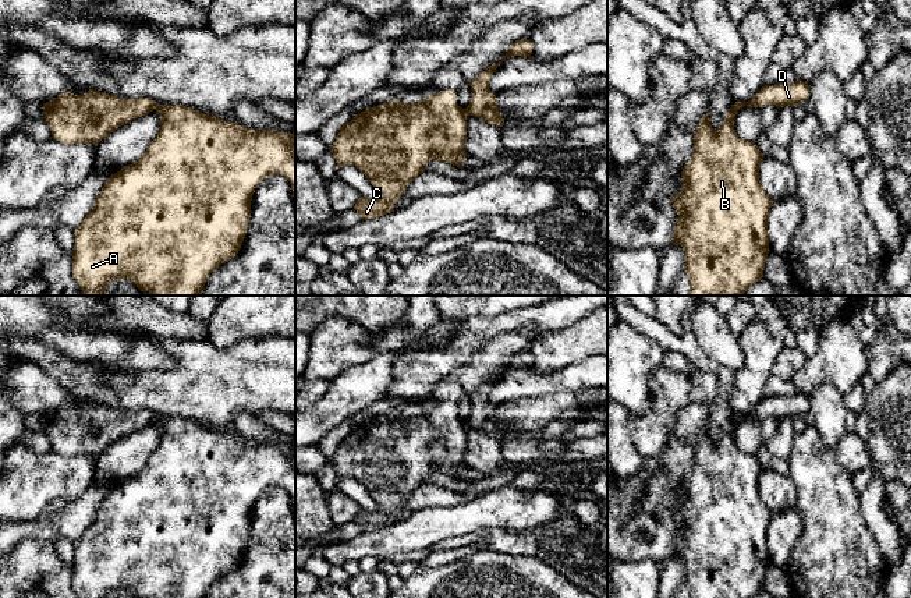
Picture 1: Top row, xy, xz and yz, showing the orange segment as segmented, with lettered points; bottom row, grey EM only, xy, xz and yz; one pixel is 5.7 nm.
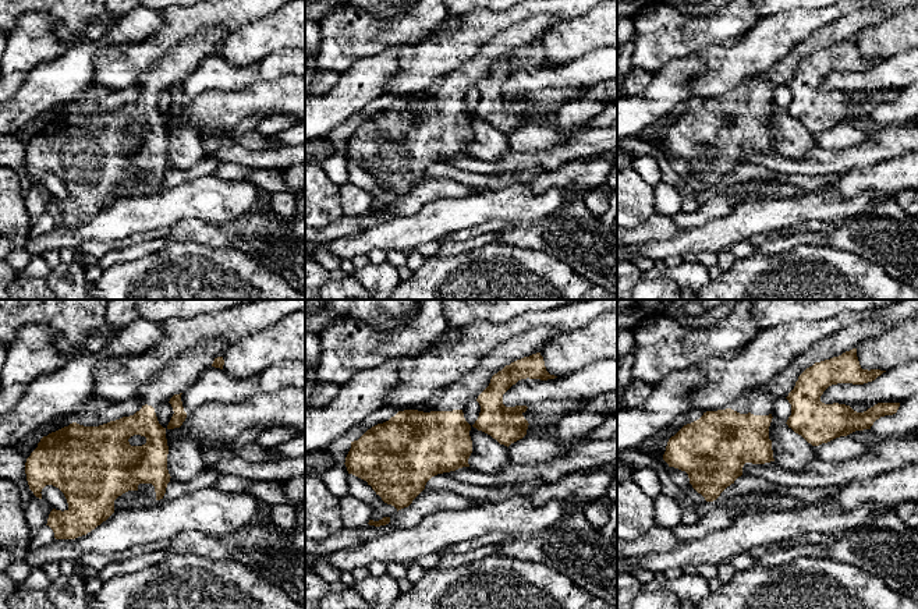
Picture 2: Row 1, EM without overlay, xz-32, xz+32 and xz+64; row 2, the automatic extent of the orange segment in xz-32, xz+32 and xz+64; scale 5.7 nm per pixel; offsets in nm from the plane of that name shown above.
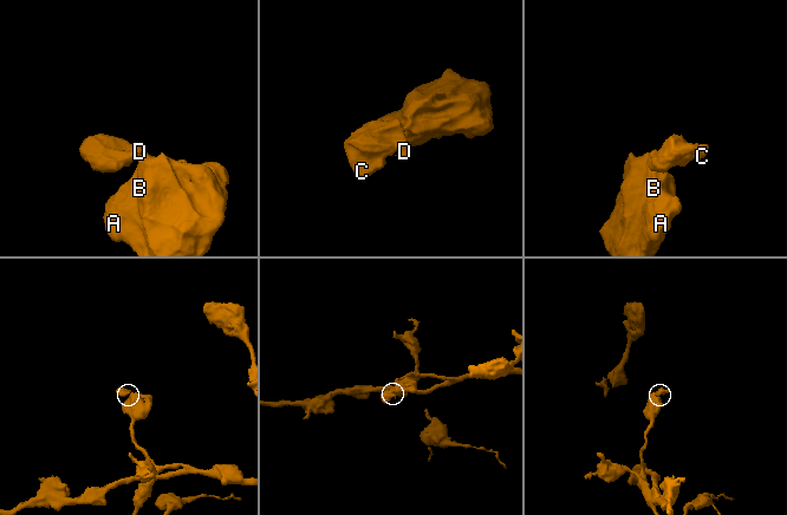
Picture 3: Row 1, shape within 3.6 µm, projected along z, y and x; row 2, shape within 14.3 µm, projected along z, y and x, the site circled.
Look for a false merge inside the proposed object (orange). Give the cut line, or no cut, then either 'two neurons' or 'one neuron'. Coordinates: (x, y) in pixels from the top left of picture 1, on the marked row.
cut in xz along (463, 109), (467, 114); two neurons

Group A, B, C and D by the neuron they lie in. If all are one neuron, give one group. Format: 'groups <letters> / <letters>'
groups A B / C D

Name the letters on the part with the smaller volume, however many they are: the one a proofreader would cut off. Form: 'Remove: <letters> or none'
Remove: C, D

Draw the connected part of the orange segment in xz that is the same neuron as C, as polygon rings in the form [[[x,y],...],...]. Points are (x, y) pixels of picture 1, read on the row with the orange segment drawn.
[[[440,91],[433,96],[428,96],[416,103],[403,103],[398,98],[397,102],[387,100],[382,106],[369,107],[347,123],[340,125],[340,132],[329,148],[333,153],[337,169],[343,166],[355,166],[359,169],[377,191],[373,199],[361,197],[354,209],[364,219],[376,219],[383,215],[394,212],[394,204],[398,197],[404,194],[408,184],[425,171],[423,166],[430,160],[440,160],[462,169],[462,159],[468,156],[464,149],[467,139],[467,113],[458,106],[456,100],[456,91]]]

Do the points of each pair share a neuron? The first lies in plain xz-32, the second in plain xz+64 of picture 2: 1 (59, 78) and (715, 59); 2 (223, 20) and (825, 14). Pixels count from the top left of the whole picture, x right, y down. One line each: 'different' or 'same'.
1: different
2: same

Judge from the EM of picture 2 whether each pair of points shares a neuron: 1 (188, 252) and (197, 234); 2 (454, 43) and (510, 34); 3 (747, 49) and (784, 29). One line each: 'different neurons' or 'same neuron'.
1: different neurons
2: different neurons
3: same neuron

